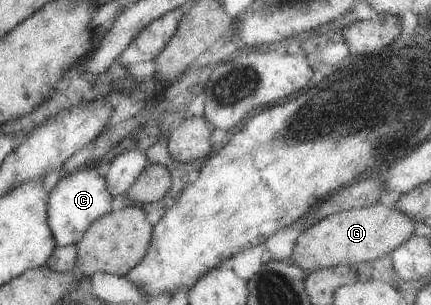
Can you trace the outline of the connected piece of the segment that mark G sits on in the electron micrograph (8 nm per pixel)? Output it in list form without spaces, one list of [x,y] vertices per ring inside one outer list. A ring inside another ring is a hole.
[[[380,202],[363,208],[338,211],[306,226],[286,261],[307,273],[338,265],[354,268],[359,263],[389,254],[400,243],[404,243],[412,235],[414,222],[408,215],[398,213],[394,207]]]

